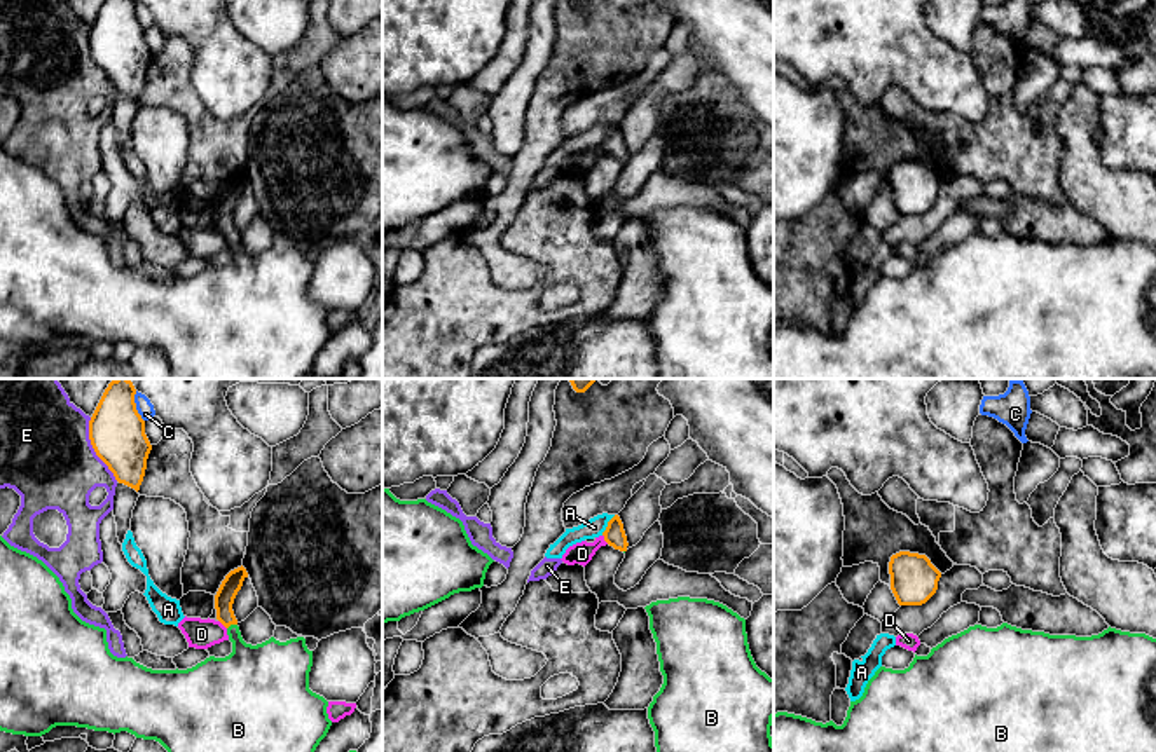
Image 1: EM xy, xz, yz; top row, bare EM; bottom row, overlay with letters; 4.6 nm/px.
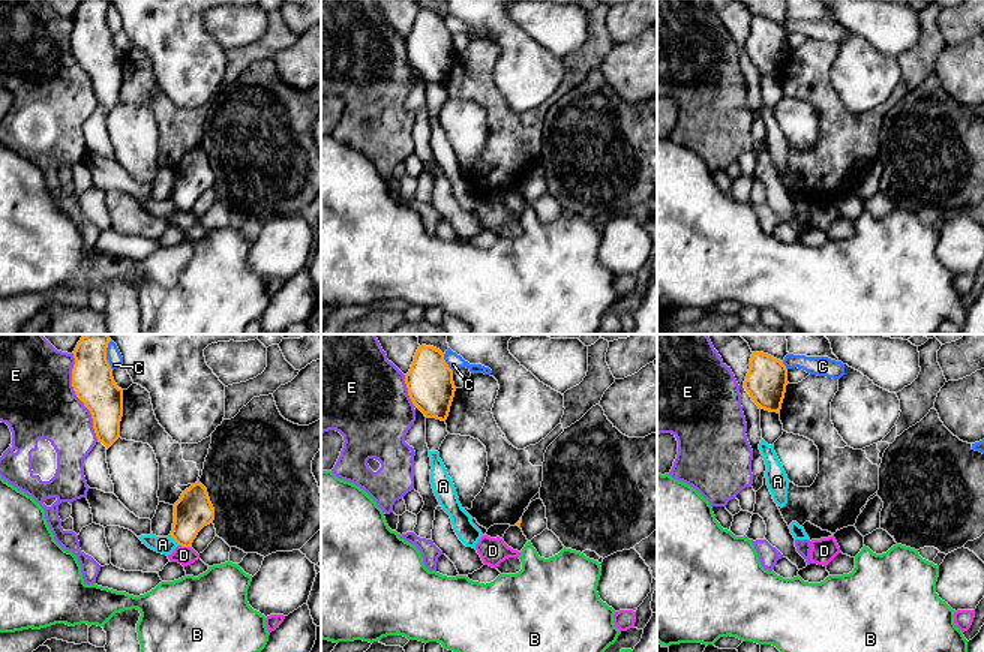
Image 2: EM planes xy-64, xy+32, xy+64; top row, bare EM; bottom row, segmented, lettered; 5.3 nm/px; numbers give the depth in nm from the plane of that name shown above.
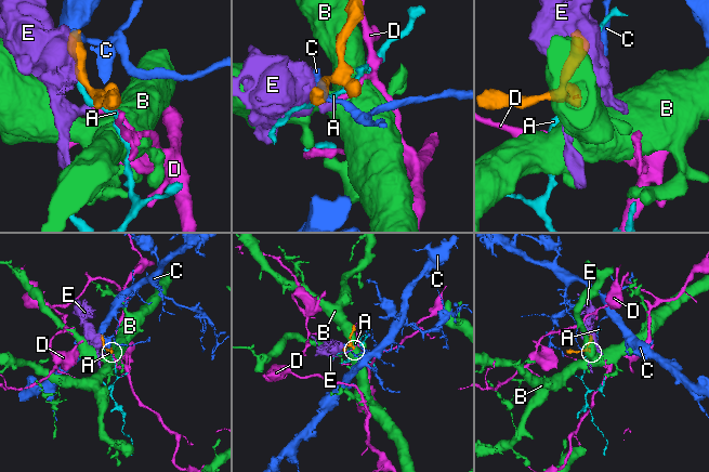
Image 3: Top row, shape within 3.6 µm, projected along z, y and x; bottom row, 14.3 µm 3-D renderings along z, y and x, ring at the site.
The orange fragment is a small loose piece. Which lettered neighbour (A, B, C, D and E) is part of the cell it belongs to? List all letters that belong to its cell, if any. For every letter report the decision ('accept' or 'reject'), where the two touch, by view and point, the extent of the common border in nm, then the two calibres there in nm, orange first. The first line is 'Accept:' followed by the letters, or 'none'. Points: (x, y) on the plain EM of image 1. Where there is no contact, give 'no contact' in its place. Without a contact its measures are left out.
Accept: B
A: reject; meets orange in xz at (608, 135); contact 120 nm long; 100 nm thick on the orange side, 90 nm on the other
B: accept; meets orange in xy at (231, 232); contact 50 nm long; 90 nm thick on the orange side, 280 nm on the other
C: reject; meets orange in xy at (135, 16); contact 150 nm long; 260 nm thick on the orange side, 80 nm on the other
D: reject; meets orange in xz at (605, 149); contact 50 nm long; 100 nm thick on the orange side, 100 nm on the other
E: reject; meets orange in xy at (93, 56); contact 320 nm long; 260 nm thick on the orange side, 420 nm on the other

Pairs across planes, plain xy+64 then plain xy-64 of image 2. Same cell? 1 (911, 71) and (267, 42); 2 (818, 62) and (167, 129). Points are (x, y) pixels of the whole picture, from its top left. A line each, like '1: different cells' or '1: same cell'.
1: same cell
2: same cell

